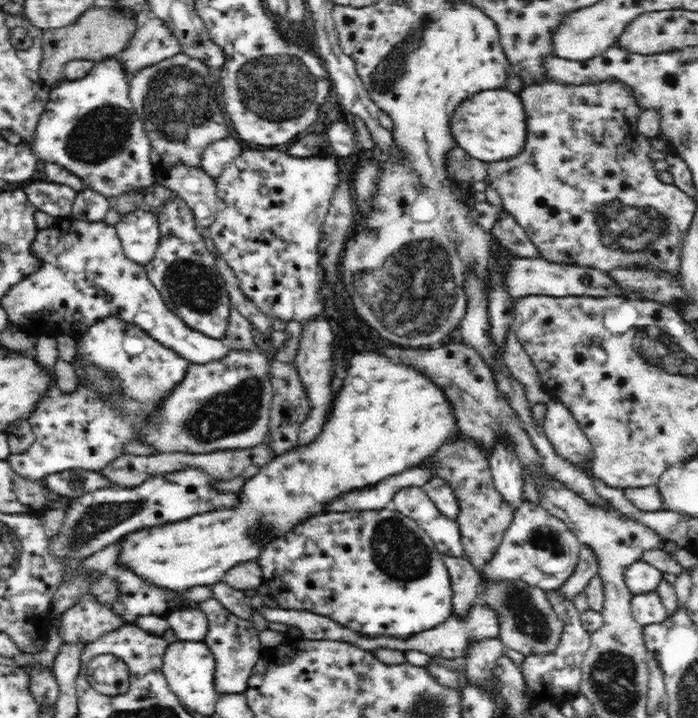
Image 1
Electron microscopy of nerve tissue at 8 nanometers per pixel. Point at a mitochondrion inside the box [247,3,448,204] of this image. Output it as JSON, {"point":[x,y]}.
{"point":[389,72]}

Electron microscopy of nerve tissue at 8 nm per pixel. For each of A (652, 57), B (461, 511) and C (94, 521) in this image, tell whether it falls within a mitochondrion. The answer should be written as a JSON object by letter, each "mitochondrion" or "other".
{"A":"other","B":"other","C":"mitochondrion"}

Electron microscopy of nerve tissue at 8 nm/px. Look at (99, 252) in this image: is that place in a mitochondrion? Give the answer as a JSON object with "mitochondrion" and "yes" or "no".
{"mitochondrion":"no"}

